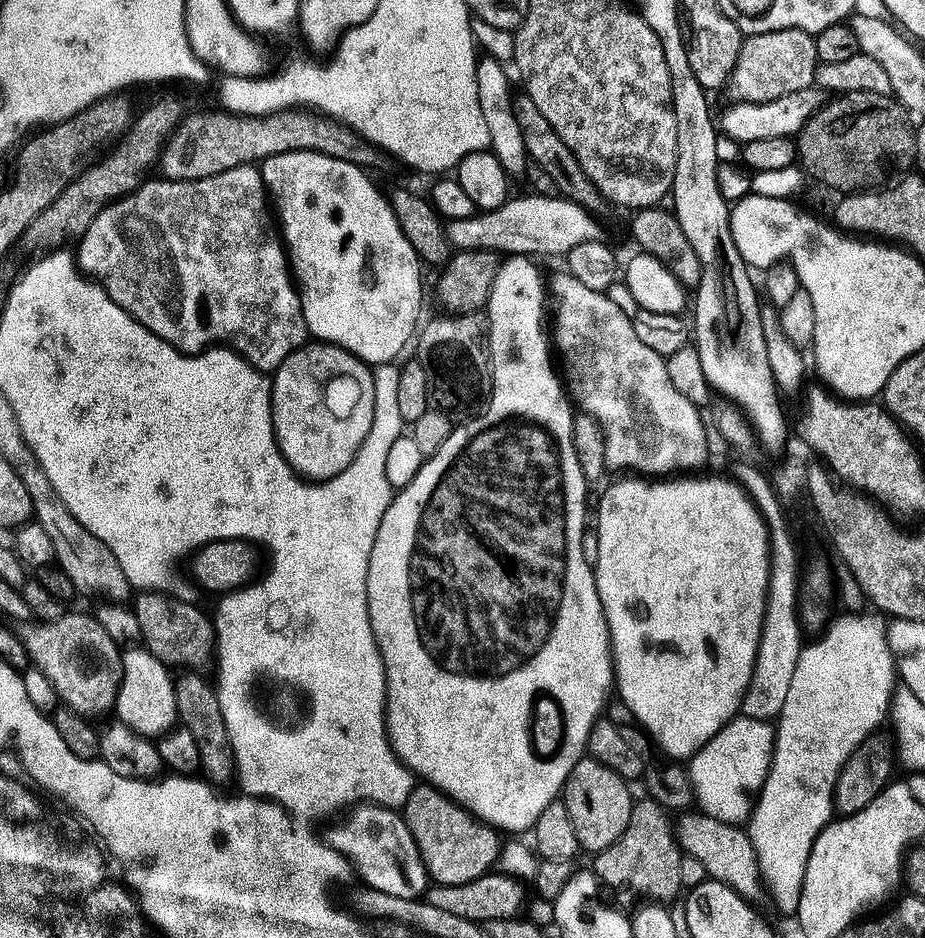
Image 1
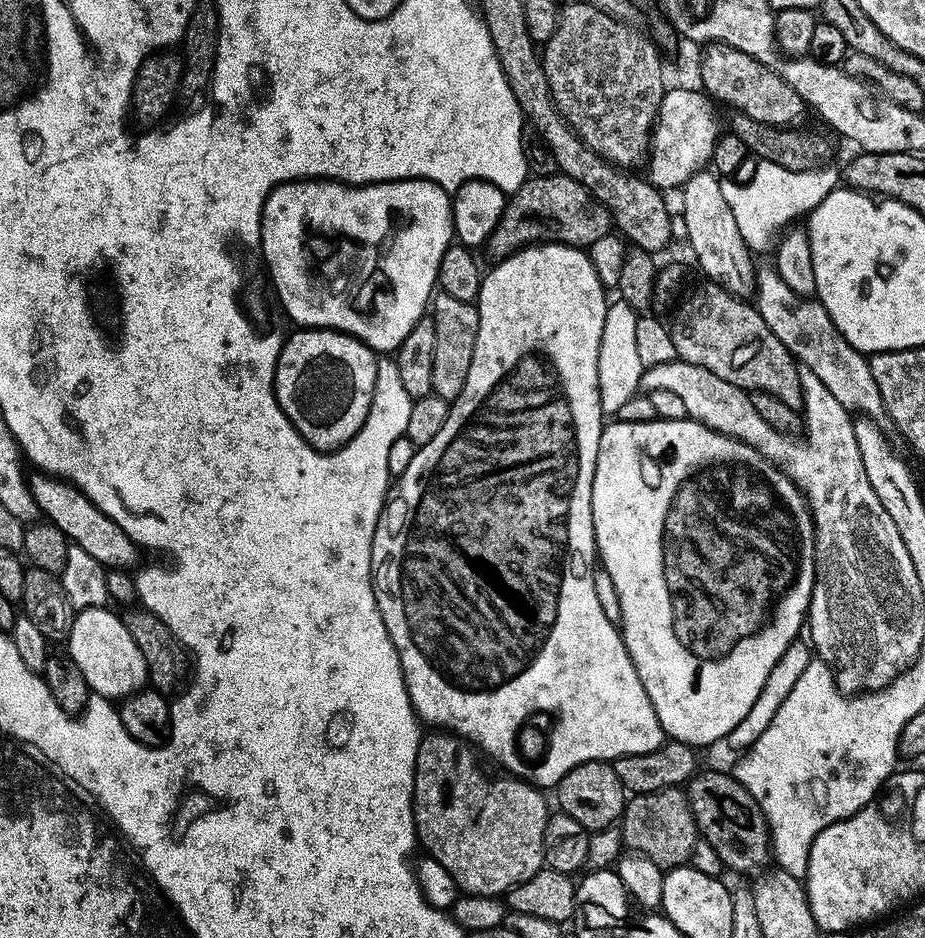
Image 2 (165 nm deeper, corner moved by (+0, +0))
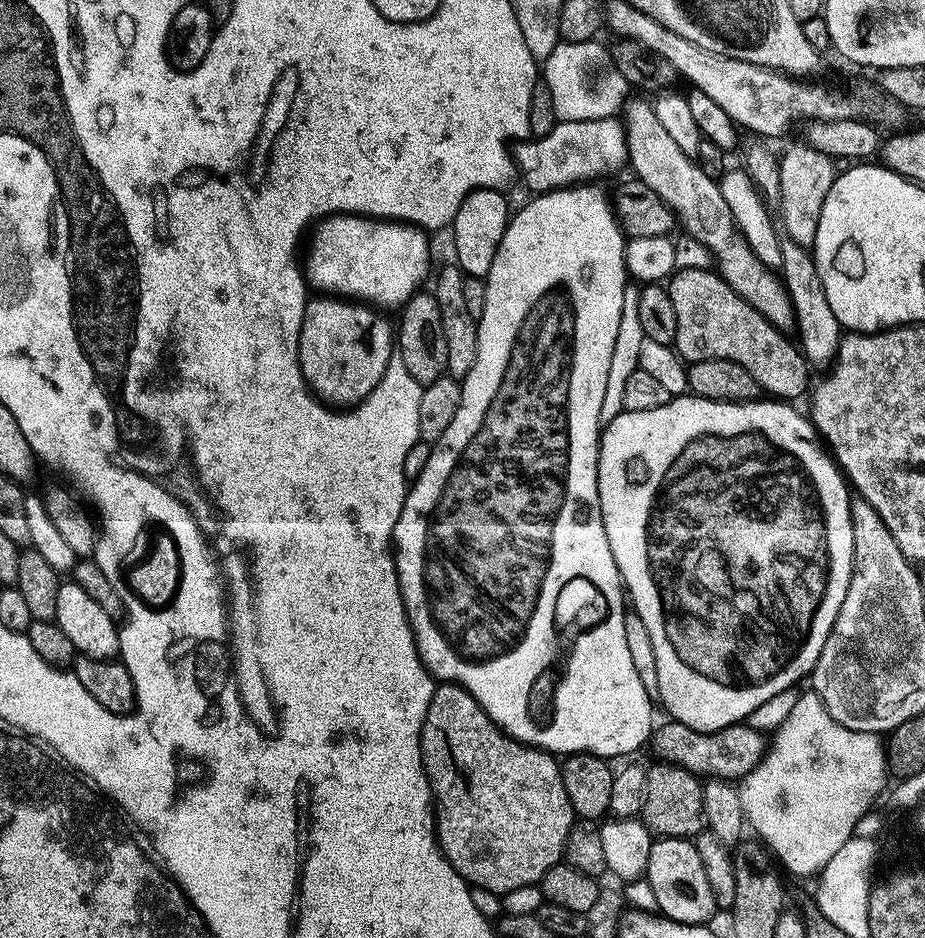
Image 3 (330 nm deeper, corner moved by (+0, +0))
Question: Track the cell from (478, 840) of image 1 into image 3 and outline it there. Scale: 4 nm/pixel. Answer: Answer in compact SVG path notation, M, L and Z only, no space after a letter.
M455 686L437 687L434 698L430 702L420 745L424 755L424 769L428 775L428 781L432 783L432 798L436 810L436 834L440 838L440 848L450 862L450 866L454 866L456 873L468 881L473 889L481 888L482 891L493 892L496 896L508 896L511 892L520 892L523 888L534 887L535 884L537 887L546 873L562 863L568 849L568 840L572 836L573 829L577 827L578 817L574 806L571 805L570 794L566 790L561 761L553 753L544 752L541 748L531 748L529 744L523 744L515 740L513 736L507 736L466 689Z

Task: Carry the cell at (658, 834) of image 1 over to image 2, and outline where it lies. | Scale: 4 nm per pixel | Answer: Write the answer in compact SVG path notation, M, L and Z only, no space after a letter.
M671 788L658 794L632 796L627 801L622 819L623 847L629 853L645 856L654 866L671 870L691 865L694 846L702 839L694 810L690 810L687 791Z

